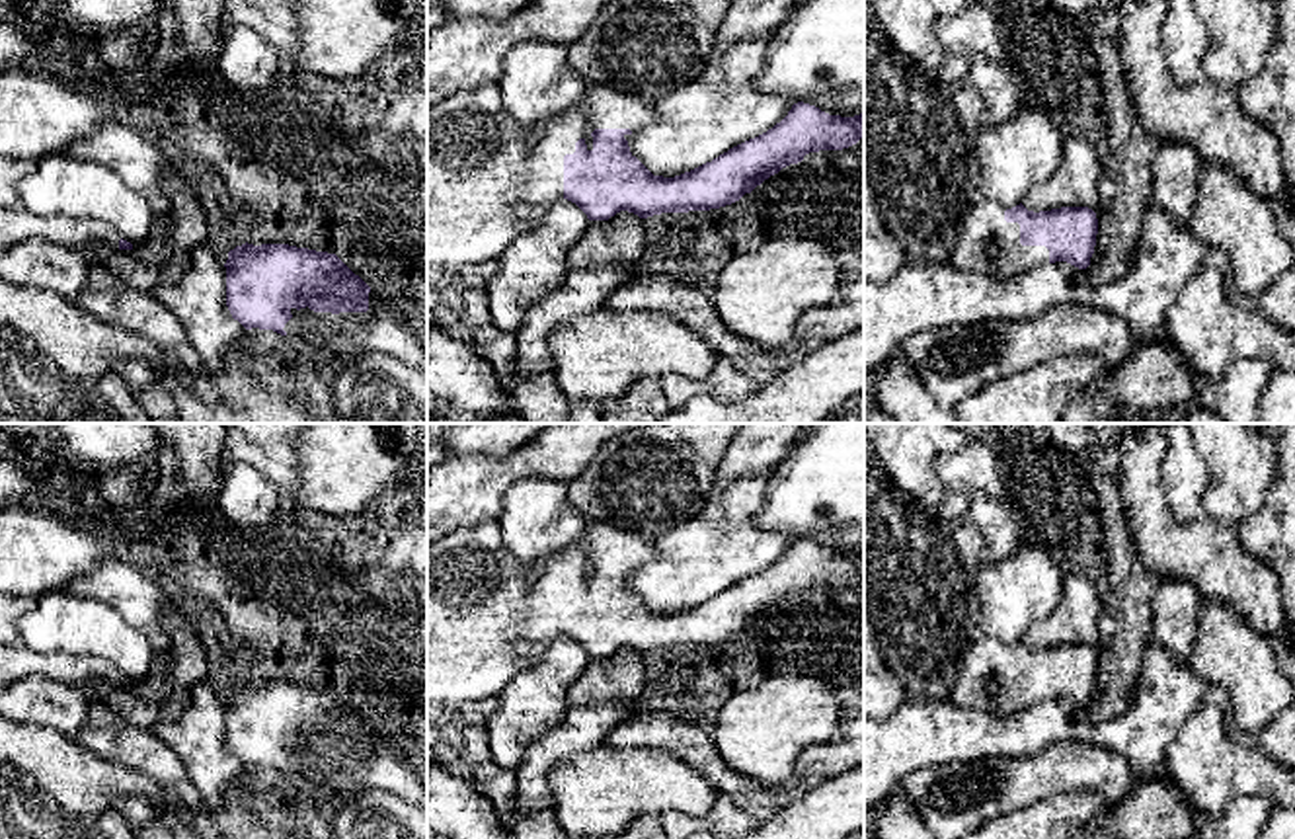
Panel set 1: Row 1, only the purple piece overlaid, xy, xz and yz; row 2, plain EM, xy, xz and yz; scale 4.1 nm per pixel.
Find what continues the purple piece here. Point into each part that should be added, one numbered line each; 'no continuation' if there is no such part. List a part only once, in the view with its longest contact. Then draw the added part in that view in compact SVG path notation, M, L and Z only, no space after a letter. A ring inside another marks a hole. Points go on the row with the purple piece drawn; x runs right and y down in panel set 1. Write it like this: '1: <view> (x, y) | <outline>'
1: xz (488, 178) | M484 84L472 92L458 92L437 105L427 109L427 271L431 269L456 269L470 263L484 263L497 260L501 252L515 240L517 234L536 224L544 211L556 201L564 199L564 156L575 152L575 142L585 140L587 150L593 150L595 129L630 129L630 135L624 135L628 140L634 133L648 129L657 119L655 103L644 101L636 96L622 94L612 86L587 84L583 100L568 109L560 119L544 123L536 129L523 127L503 105L499 84Z

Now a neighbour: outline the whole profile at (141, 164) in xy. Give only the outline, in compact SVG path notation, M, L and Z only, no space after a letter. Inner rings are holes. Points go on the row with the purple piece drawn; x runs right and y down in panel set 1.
M107 119L98 135L80 139L62 152L113 170L127 187L148 201L154 215L170 209L162 181L174 174L174 168L168 154L140 131Z

